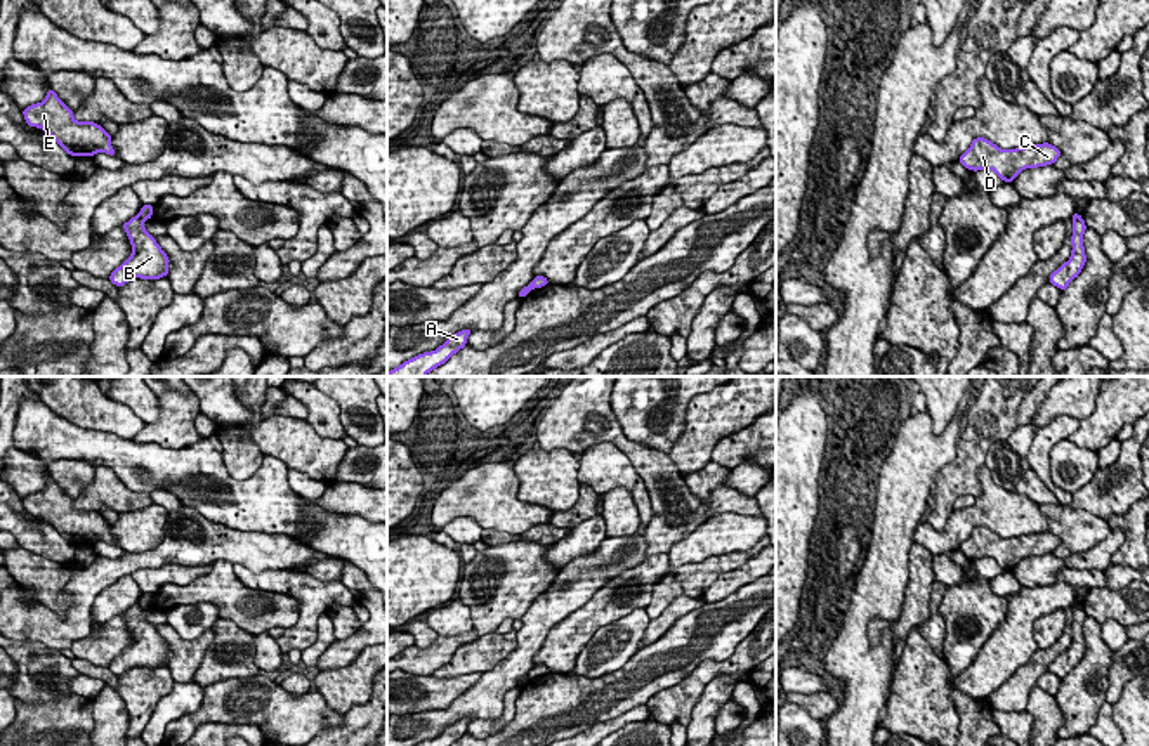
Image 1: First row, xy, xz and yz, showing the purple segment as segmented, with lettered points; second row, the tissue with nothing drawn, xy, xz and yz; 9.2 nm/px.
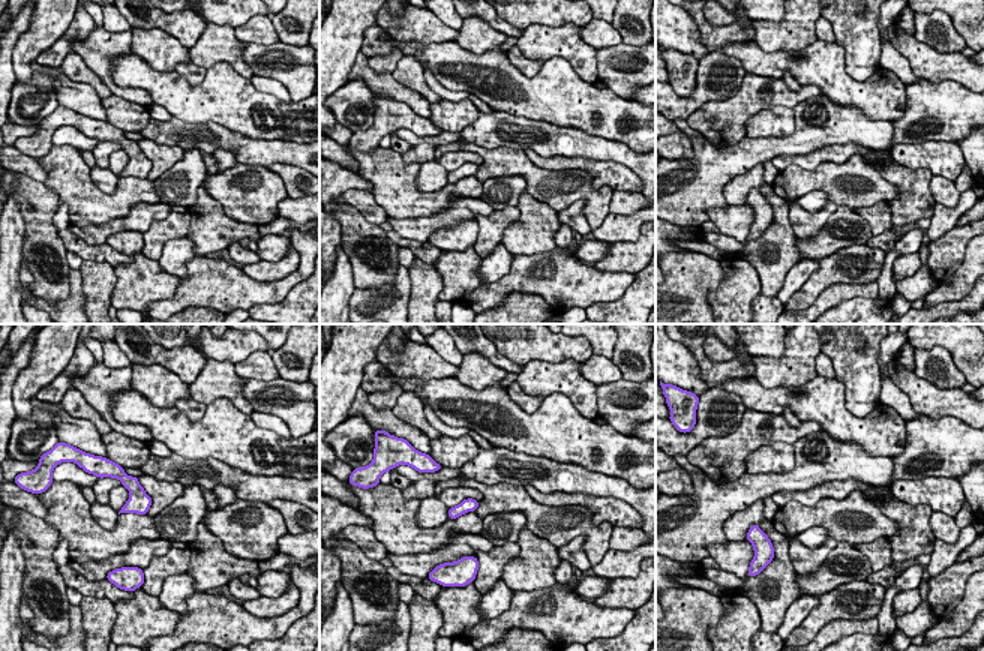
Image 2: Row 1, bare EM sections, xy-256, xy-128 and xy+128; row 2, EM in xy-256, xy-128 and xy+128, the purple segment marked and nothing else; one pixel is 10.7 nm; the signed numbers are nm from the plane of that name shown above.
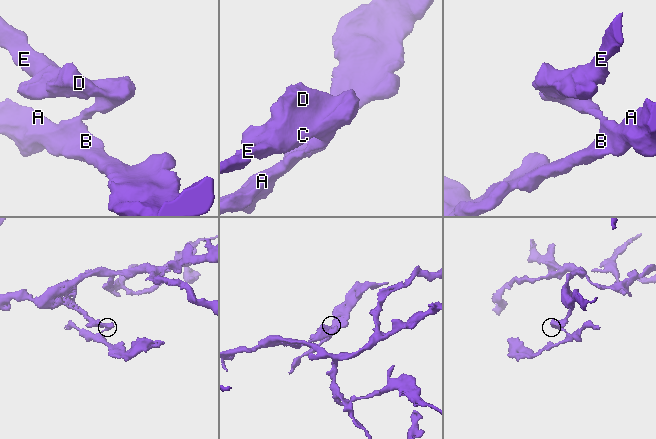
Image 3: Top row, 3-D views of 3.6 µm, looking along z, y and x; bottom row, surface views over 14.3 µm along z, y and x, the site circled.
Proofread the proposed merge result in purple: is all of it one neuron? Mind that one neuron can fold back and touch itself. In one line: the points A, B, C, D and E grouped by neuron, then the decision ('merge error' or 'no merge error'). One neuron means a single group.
groups A B / C D E; merge error

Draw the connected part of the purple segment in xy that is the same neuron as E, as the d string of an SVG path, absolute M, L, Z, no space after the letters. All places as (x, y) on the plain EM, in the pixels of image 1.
M52 477L42 491L23 498L26 512L33 517L40 515L68 543L75 546L97 541L116 545L111 534L113 526L99 512L75 508L73 501Z

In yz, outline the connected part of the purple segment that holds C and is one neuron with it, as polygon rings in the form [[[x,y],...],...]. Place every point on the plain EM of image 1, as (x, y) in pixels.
[[[975,526],[958,550],[972,560],[993,559],[1001,569],[1012,573],[1022,559],[1054,553],[1060,543],[1060,538],[1050,531],[1001,538],[984,526]]]

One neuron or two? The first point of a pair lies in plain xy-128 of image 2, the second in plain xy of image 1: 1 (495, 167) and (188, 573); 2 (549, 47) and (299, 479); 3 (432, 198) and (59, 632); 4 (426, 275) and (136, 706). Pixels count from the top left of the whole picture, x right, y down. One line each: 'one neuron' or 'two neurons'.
1: two neurons
2: two neurons
3: two neurons
4: two neurons

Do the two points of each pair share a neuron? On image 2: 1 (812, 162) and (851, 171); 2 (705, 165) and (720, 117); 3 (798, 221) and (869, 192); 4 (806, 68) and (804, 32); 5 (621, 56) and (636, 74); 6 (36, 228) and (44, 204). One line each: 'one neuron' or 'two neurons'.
1: two neurons
2: two neurons
3: two neurons
4: two neurons
5: one neuron
6: one neuron

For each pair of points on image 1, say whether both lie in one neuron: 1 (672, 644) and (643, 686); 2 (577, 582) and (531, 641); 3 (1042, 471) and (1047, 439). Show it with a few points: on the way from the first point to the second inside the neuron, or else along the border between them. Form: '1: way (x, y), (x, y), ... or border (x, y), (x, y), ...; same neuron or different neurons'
1: way (669, 654), (648, 675); same neuron
2: way (563, 595), (535, 627); same neuron
3: way (1042, 464), (1042, 446); same neuron

